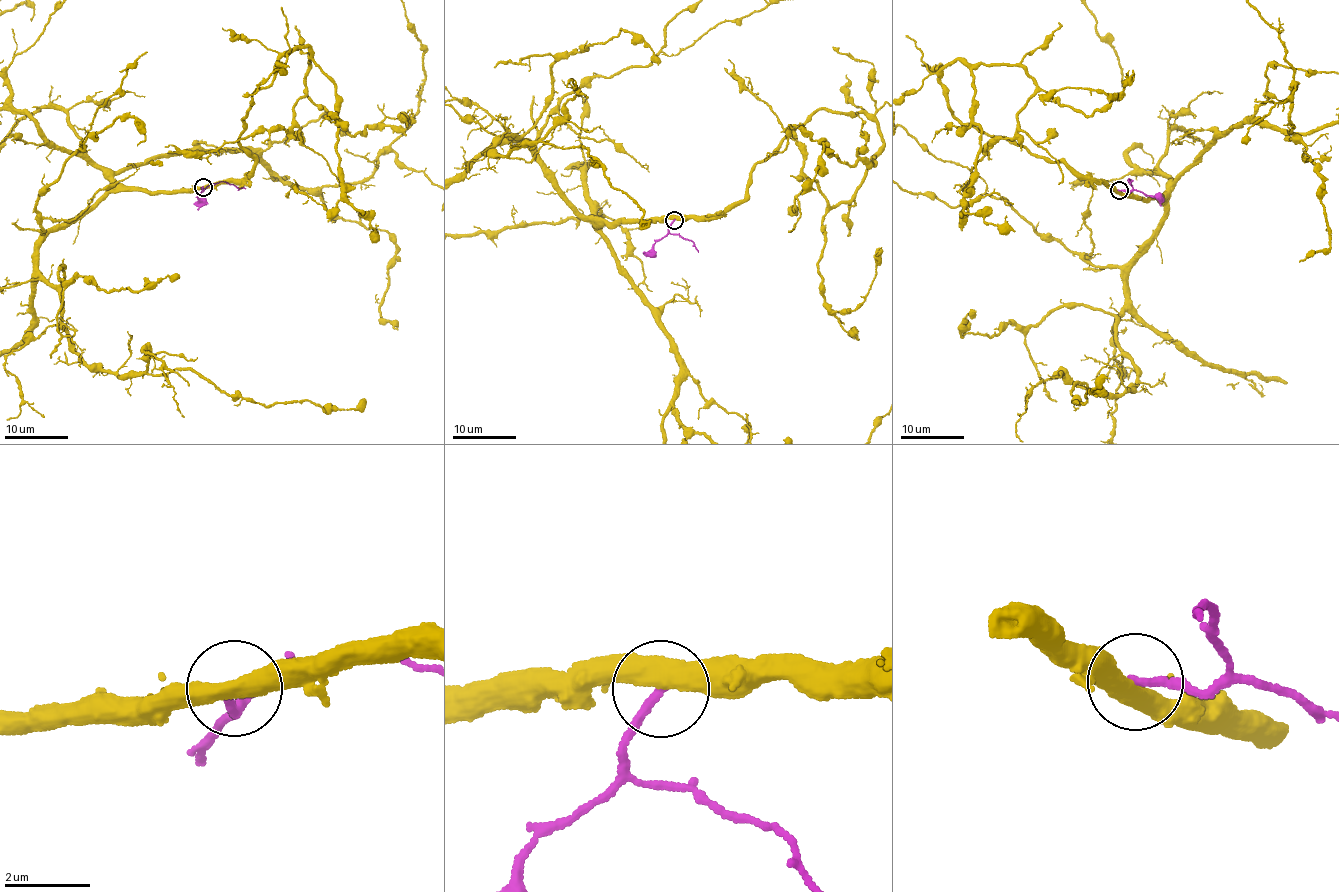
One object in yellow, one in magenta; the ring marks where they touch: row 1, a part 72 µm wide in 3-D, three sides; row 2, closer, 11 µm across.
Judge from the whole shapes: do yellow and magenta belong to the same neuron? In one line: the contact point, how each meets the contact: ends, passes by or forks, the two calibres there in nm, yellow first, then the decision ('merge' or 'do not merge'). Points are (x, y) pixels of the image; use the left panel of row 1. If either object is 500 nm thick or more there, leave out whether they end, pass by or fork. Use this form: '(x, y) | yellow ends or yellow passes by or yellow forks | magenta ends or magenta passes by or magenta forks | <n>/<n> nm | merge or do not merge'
(203, 187) | yellow passes by | magenta ends | 480/200 nm | do not merge

